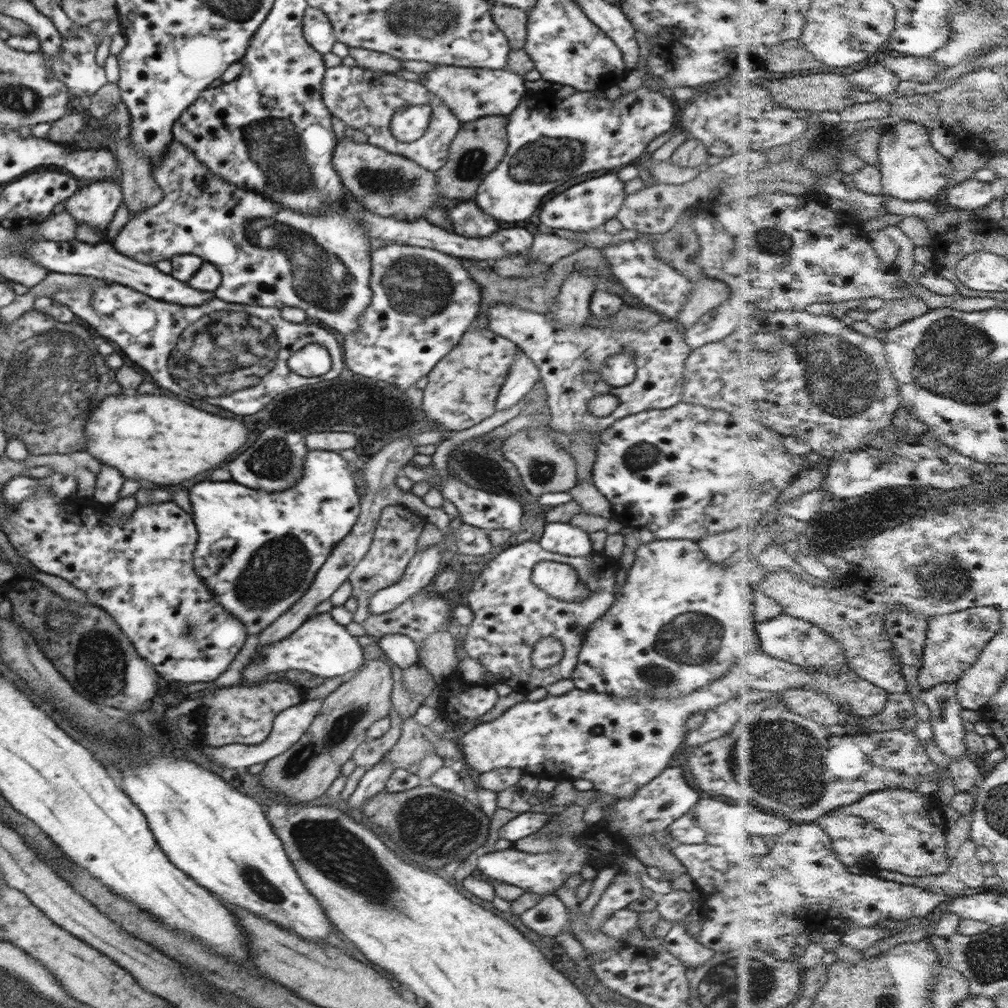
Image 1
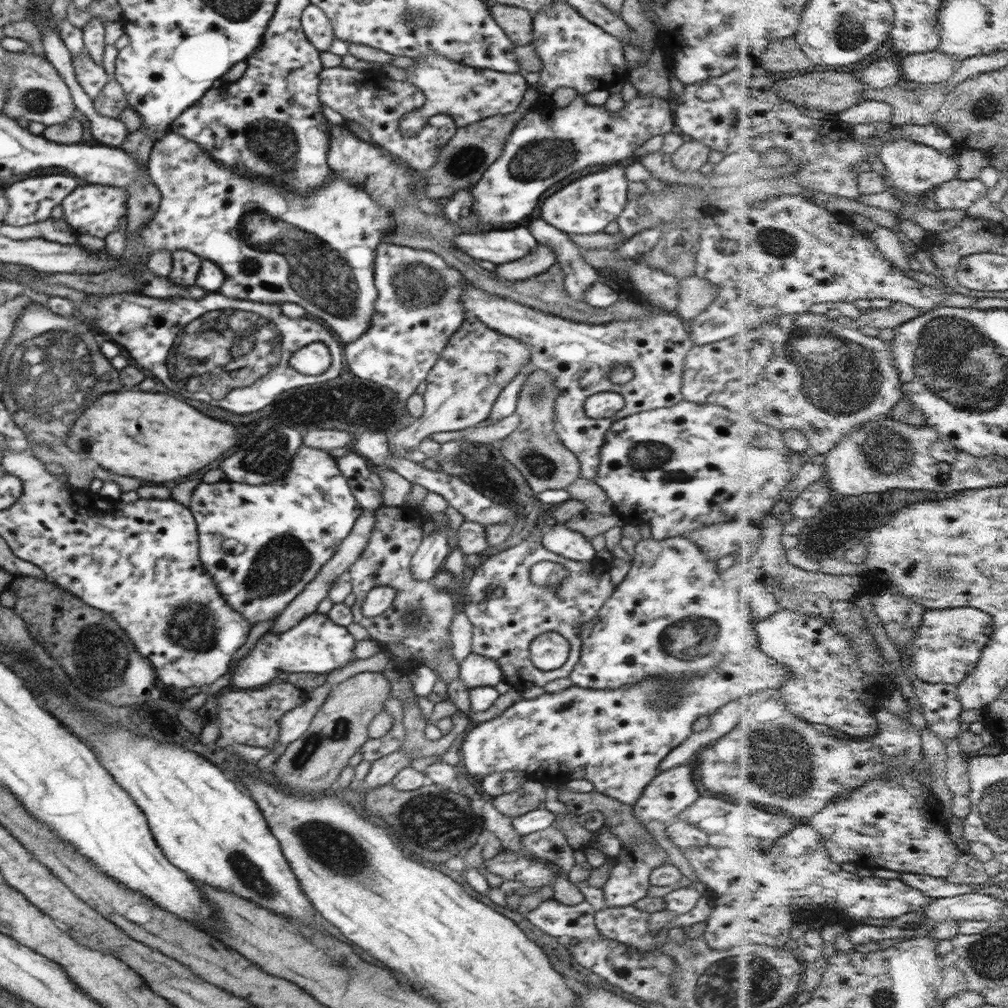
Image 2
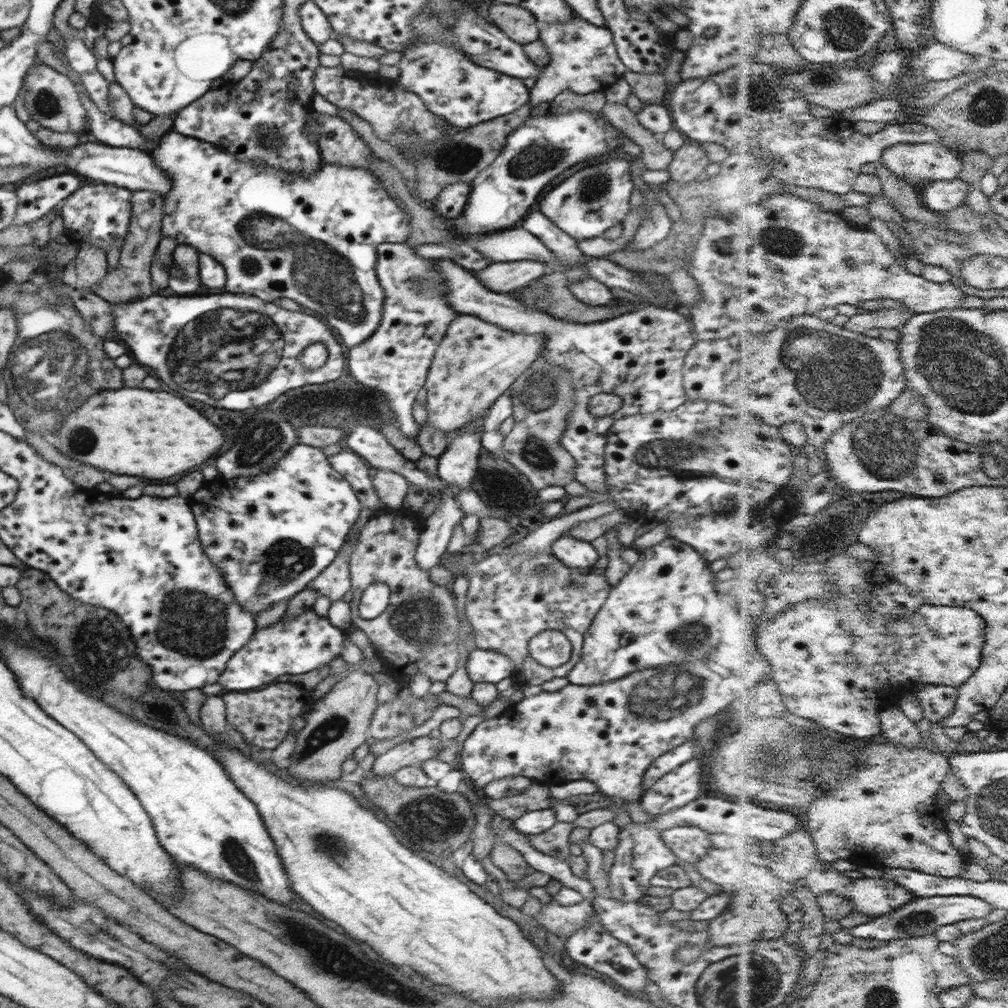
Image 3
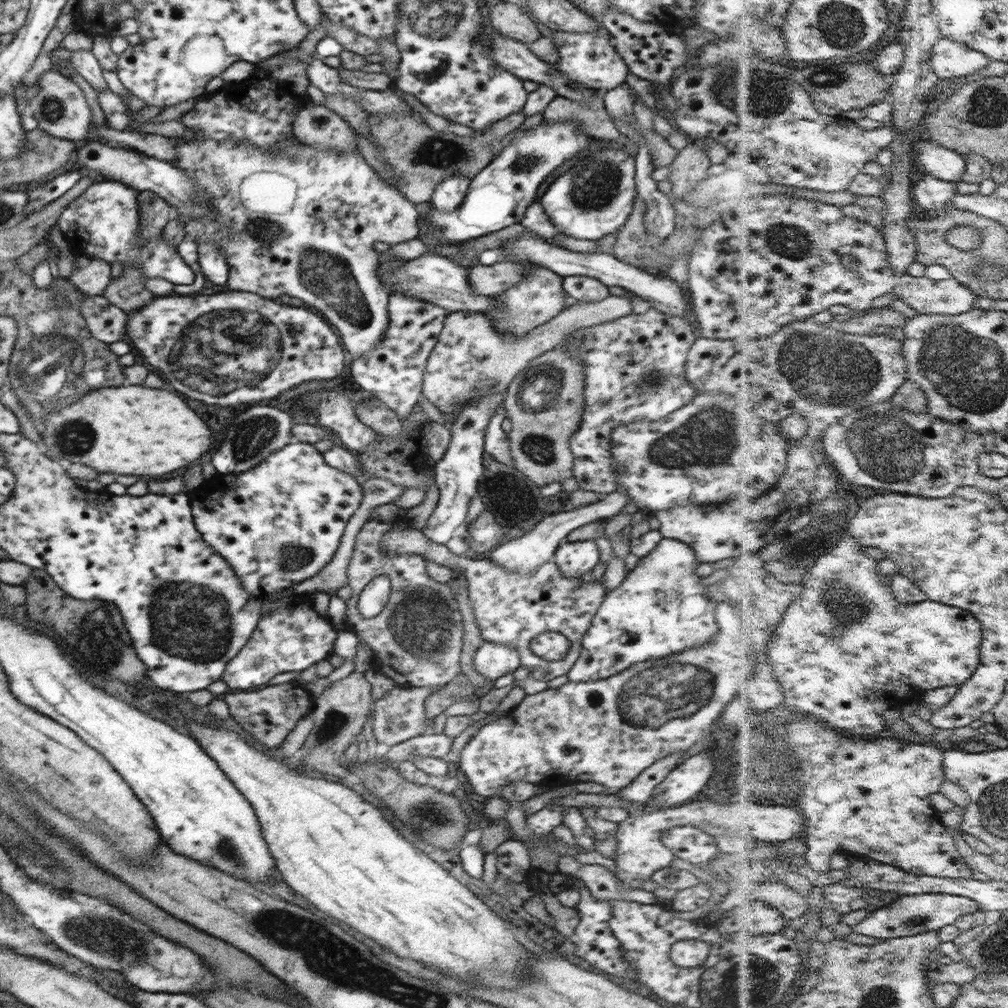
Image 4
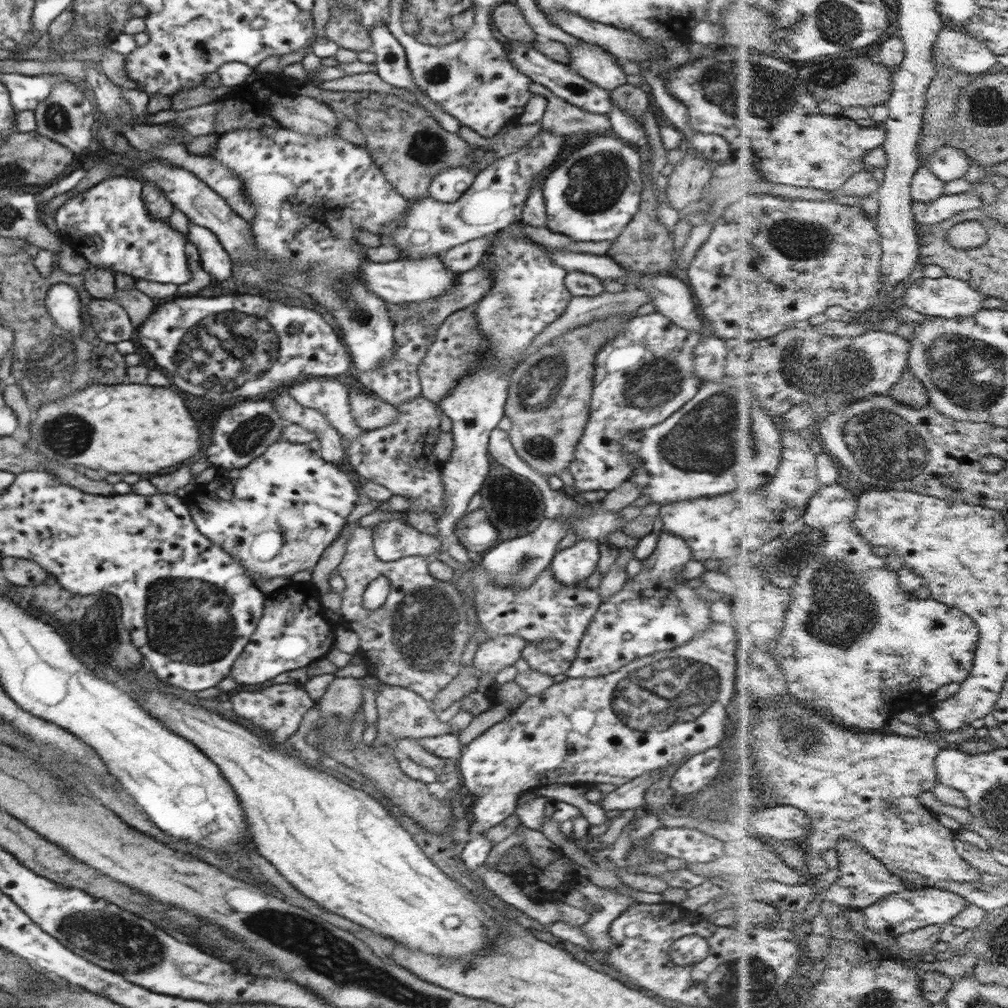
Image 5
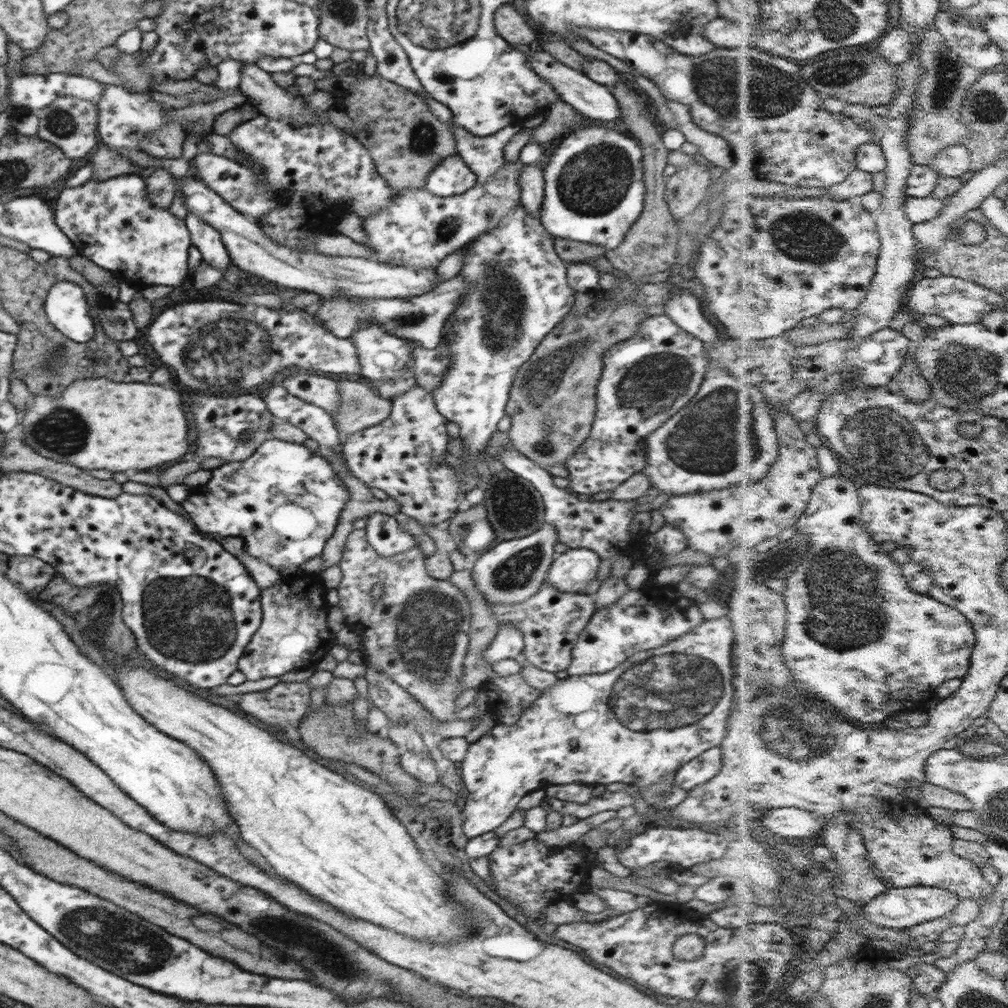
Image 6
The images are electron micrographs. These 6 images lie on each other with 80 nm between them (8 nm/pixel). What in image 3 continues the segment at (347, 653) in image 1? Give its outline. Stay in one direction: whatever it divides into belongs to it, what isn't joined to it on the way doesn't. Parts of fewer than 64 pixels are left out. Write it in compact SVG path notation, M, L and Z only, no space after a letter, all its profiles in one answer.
M313 610L285 618L263 629L257 629L256 636L238 650L218 683L231 691L252 691L262 688L280 676L298 675L330 665L332 660L340 657L348 632L334 626L327 617L319 616Z

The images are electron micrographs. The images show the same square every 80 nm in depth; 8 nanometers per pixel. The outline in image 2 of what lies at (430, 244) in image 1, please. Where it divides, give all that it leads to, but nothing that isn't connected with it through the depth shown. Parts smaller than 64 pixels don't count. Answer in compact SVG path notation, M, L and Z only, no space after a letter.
M528 228L491 229L487 231L458 234L452 243L478 260L490 260L495 265L512 262L533 253L538 242Z

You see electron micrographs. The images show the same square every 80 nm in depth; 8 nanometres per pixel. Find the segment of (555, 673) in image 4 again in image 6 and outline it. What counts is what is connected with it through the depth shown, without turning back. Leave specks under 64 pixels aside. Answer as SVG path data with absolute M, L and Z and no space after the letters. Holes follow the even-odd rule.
M386 510L373 512L366 517L368 542L380 556L394 556L418 547L416 536L400 528L394 515ZM544 580L540 588L526 601L520 604L501 605L488 604L489 609L493 612L493 617L498 621L500 626L504 626L507 622L511 622L521 633L524 642L523 654L532 665L545 672L562 672L568 669L571 664L572 648L578 635L587 627L591 616L595 613L595 600L593 595L587 595L586 591L580 593L560 592L555 586Z

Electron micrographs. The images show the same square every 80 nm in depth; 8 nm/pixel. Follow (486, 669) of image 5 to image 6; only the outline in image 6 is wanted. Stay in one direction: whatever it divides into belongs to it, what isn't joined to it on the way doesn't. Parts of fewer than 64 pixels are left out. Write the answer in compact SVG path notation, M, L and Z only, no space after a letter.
M507 622L504 626L500 626L496 637L490 646L482 652L484 661L494 662L506 659L514 659L520 653L523 653L524 642L522 633L511 622Z

